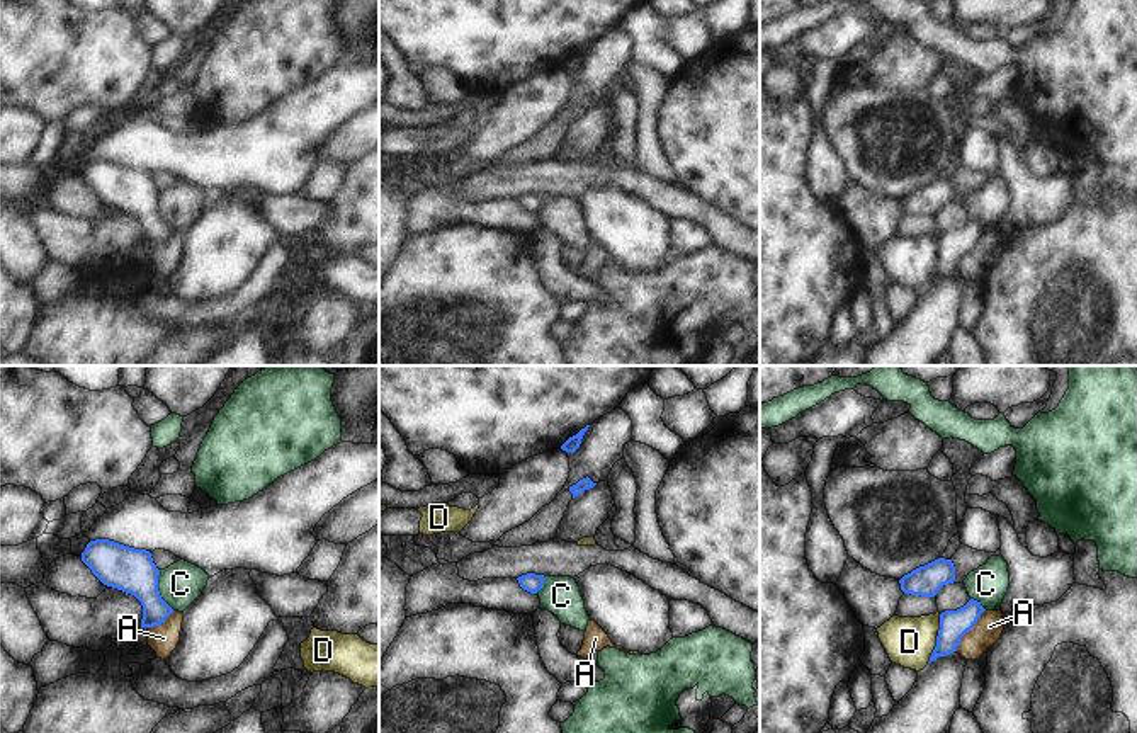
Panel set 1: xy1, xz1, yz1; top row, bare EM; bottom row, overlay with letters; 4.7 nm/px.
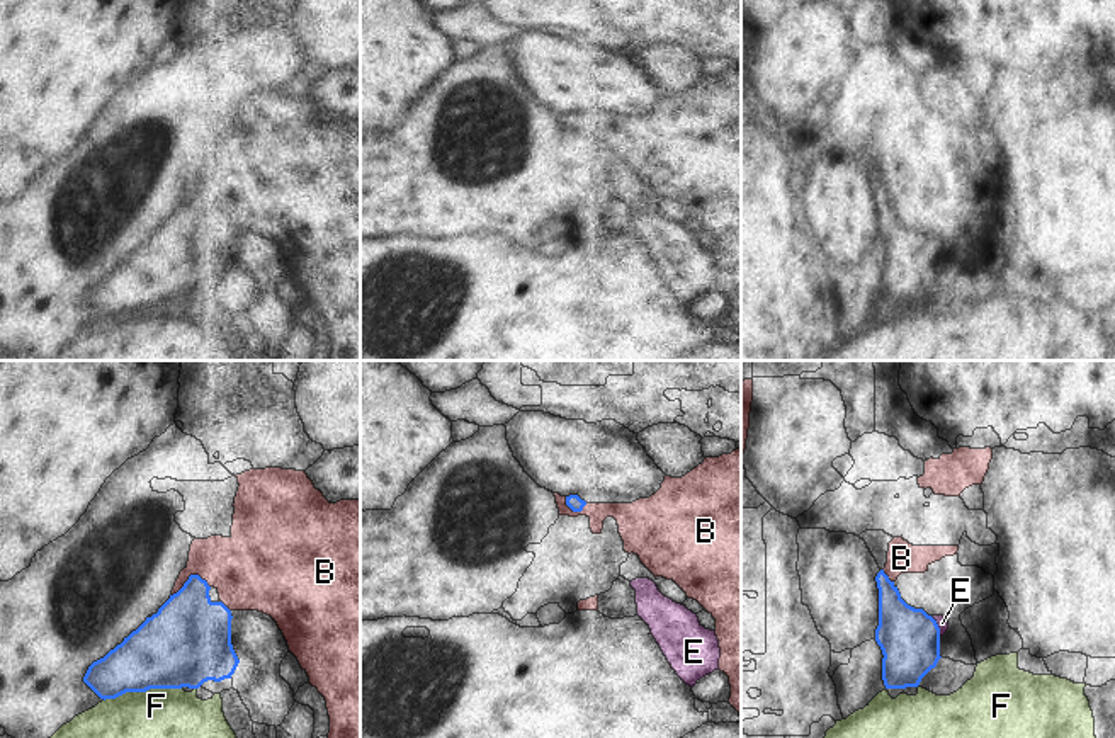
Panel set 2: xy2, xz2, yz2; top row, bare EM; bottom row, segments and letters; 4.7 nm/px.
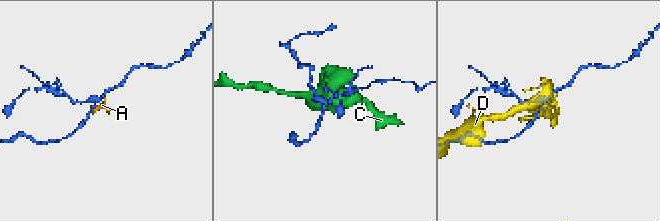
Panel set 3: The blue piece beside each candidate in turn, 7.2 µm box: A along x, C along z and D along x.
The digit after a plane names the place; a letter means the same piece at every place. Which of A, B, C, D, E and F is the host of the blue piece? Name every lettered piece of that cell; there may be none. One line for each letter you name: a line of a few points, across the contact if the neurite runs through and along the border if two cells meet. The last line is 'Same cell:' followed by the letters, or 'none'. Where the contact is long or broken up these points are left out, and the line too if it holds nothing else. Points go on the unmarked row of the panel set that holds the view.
E: line yz2 (910, 259), (937, 245), (942, 242)
Same cell: E

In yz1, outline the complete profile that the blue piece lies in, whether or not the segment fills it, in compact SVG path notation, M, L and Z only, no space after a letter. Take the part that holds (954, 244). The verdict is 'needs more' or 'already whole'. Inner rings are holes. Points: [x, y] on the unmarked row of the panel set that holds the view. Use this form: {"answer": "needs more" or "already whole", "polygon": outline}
{"answer": "already whole", "polygon": "M970 218L957 230L942 231L936 265L928 282L935 281L938 276L957 270L962 255L974 247L984 230L986 228L981 224L981 221Z"}

